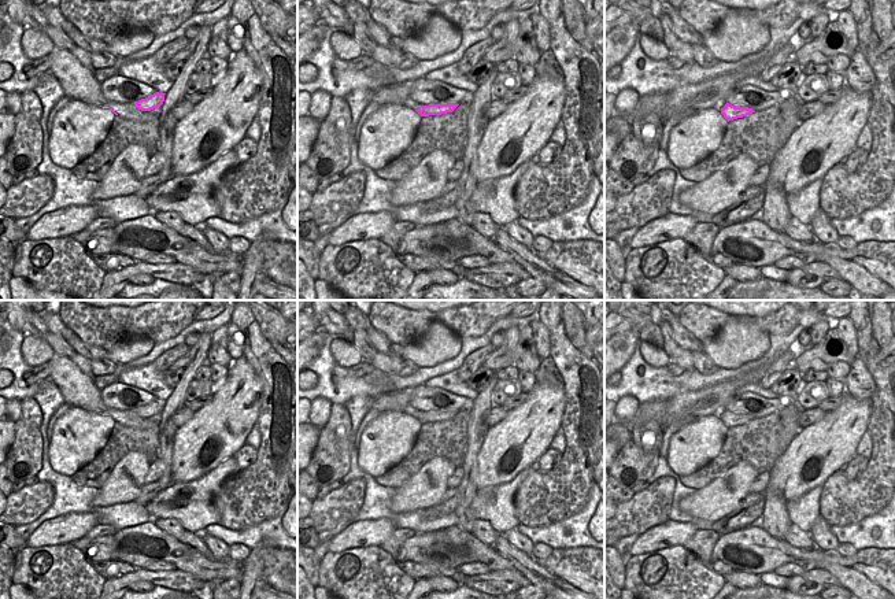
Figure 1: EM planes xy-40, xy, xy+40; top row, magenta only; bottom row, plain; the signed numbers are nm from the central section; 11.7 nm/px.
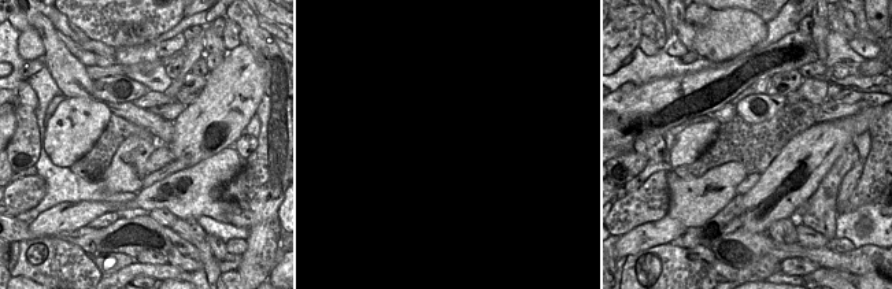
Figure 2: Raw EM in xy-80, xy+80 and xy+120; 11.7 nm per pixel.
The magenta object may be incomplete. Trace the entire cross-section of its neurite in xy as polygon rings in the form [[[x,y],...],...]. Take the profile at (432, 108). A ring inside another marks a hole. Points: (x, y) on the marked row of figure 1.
[[[429,104],[415,110],[421,117],[452,112],[459,104]]]

